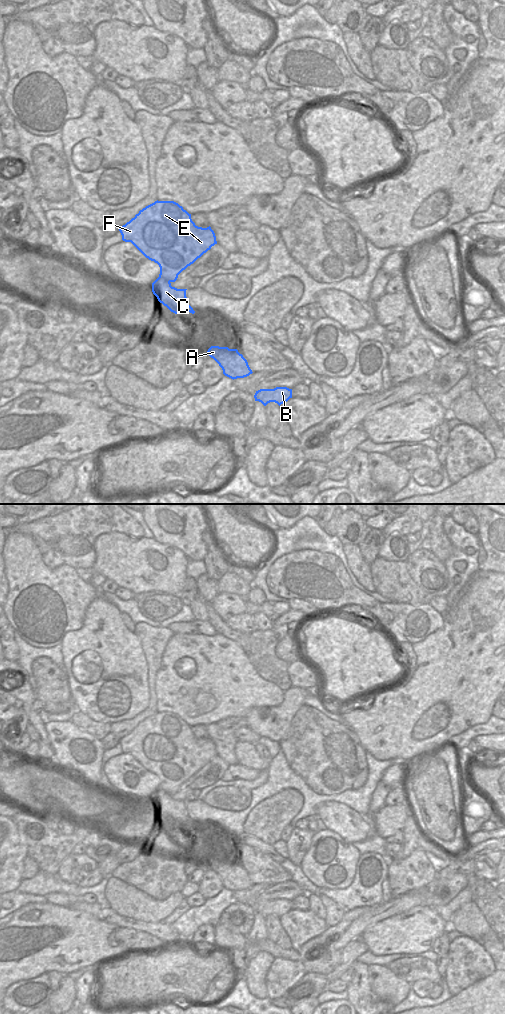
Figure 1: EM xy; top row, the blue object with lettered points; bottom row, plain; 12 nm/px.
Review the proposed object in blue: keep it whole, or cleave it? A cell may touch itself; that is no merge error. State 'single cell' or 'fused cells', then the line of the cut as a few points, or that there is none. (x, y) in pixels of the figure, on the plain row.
fused cells; cut in xy along (159, 788), (169, 794)

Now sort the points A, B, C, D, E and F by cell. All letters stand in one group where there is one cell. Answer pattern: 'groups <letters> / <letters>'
groups A B C / D E F

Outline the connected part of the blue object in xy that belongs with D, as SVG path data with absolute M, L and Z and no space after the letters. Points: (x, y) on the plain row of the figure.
M155 713L119 741L122 752L131 754L146 770L160 779L159 789L175 794L178 787L217 756L211 739L195 737L191 726L174 713Z

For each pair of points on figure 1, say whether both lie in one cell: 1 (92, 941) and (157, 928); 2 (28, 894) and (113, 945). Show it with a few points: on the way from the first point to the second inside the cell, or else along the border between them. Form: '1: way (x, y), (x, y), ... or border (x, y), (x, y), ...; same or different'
1: border (96, 918), (115, 924), (118, 927); different
2: border (47, 902), (28, 902), (19, 908); different

